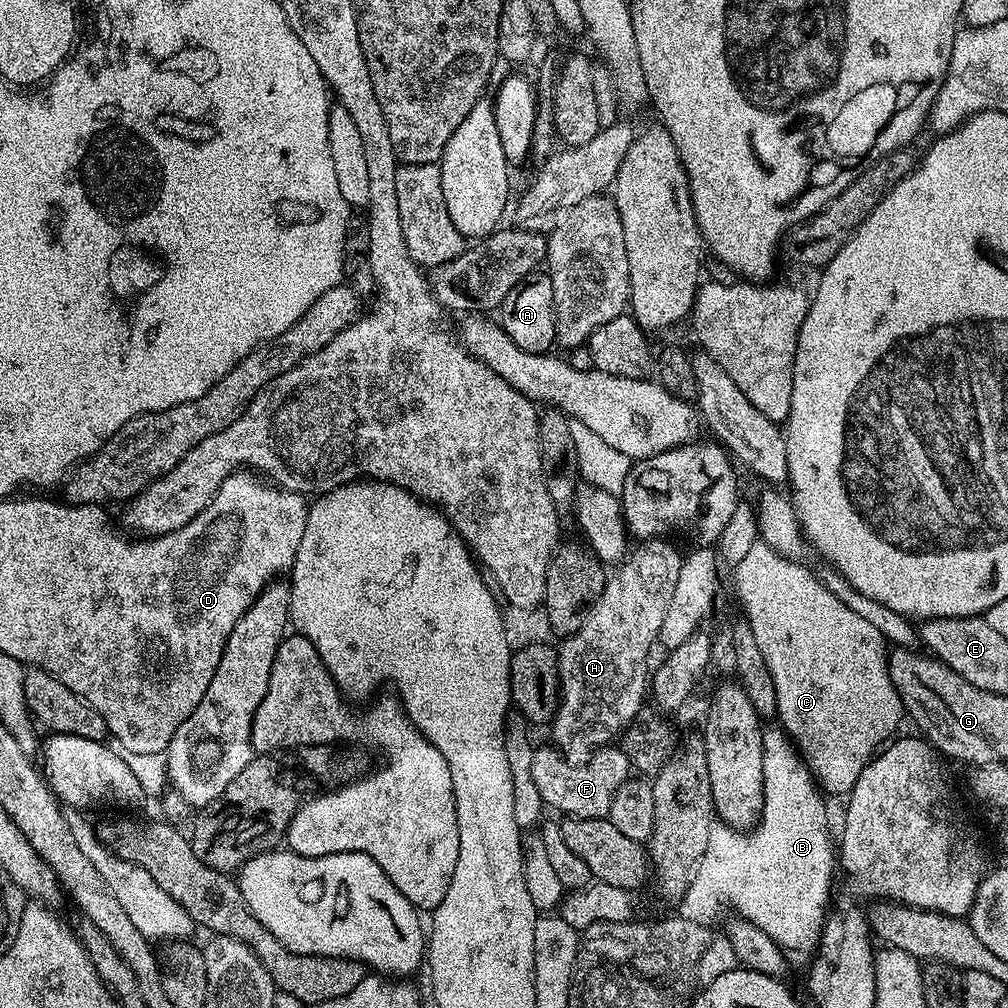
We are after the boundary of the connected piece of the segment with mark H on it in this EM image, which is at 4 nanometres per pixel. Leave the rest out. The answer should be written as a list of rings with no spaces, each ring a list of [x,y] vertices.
[[[657,538],[637,543],[629,551],[626,559],[607,577],[602,594],[584,615],[582,626],[573,636],[563,637],[558,648],[558,670],[560,671],[560,704],[550,721],[551,743],[561,756],[573,762],[583,762],[598,748],[613,743],[623,737],[628,727],[641,715],[640,707],[650,688],[650,664],[648,655],[660,638],[662,618],[670,610],[670,598],[678,583],[678,573],[682,571],[684,556],[672,545],[668,538]]]

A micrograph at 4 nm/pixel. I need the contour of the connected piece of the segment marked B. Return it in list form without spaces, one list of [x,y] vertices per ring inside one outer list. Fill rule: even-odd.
[[[768,726],[764,728],[764,733],[762,734],[762,778],[764,779],[764,809],[760,811],[758,823],[751,831],[737,830],[733,828],[732,825],[723,822],[713,823],[712,829],[710,830],[710,842],[706,842],[706,850],[702,854],[698,870],[694,874],[694,878],[690,882],[686,894],[678,901],[678,914],[682,918],[693,920],[699,924],[711,925],[713,923],[712,919],[716,916],[716,911],[720,908],[720,904],[729,904],[729,906],[736,911],[733,913],[735,913],[739,919],[748,920],[754,926],[758,926],[758,930],[770,934],[772,940],[775,940],[781,948],[785,950],[791,950],[791,948],[809,948],[809,950],[812,950],[817,947],[820,931],[824,929],[826,909],[829,907],[828,895],[832,892],[834,840],[833,837],[832,840],[828,837],[828,812],[824,809],[823,800],[825,797],[822,795],[821,789],[818,787],[816,781],[813,780],[812,771],[809,770],[807,764],[804,763],[803,756],[796,751],[796,745],[793,744],[791,736],[780,726]]]

